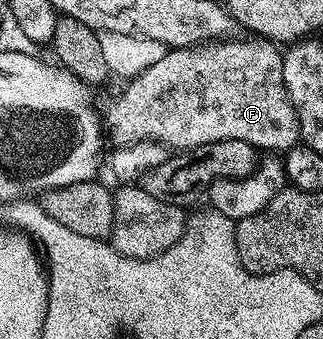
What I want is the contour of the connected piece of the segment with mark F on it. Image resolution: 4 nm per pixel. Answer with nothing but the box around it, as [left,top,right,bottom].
[105,41,300,153]

